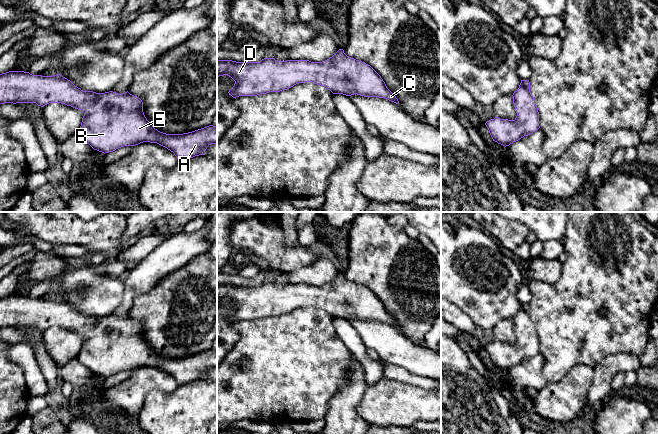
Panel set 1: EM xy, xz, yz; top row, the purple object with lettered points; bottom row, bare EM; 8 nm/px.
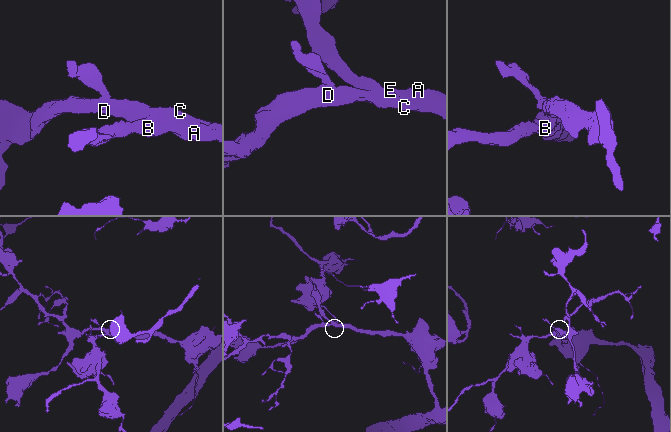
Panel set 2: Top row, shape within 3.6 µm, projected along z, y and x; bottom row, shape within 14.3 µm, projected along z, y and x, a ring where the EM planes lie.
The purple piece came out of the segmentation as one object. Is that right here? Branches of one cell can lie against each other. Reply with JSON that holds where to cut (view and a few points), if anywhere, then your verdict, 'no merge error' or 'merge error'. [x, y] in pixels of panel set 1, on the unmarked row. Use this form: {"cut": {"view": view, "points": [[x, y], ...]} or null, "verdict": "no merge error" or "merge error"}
{"cut": null, "verdict": "no merge error"}

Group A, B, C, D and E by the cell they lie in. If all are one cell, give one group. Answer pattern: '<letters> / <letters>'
A B C D E

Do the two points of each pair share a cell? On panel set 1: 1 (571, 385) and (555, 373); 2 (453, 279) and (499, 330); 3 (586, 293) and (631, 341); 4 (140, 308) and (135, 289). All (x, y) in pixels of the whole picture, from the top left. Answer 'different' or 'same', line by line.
1: different
2: different
3: same
4: different

